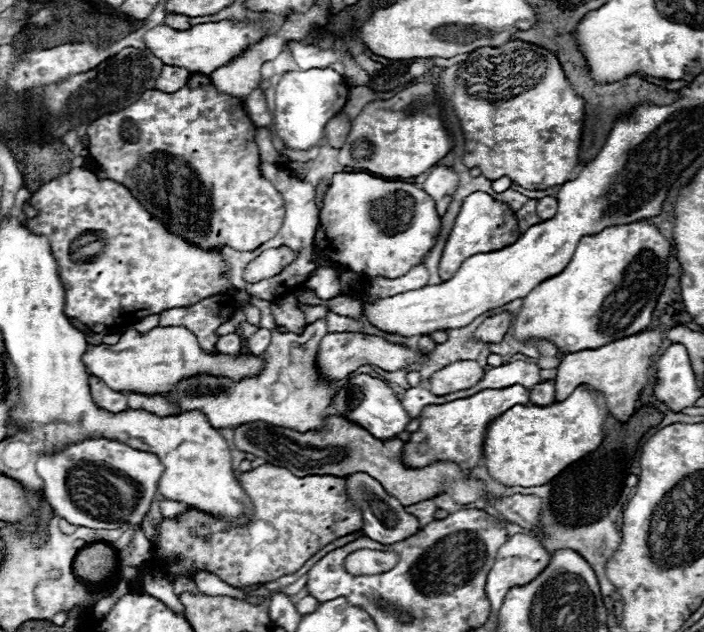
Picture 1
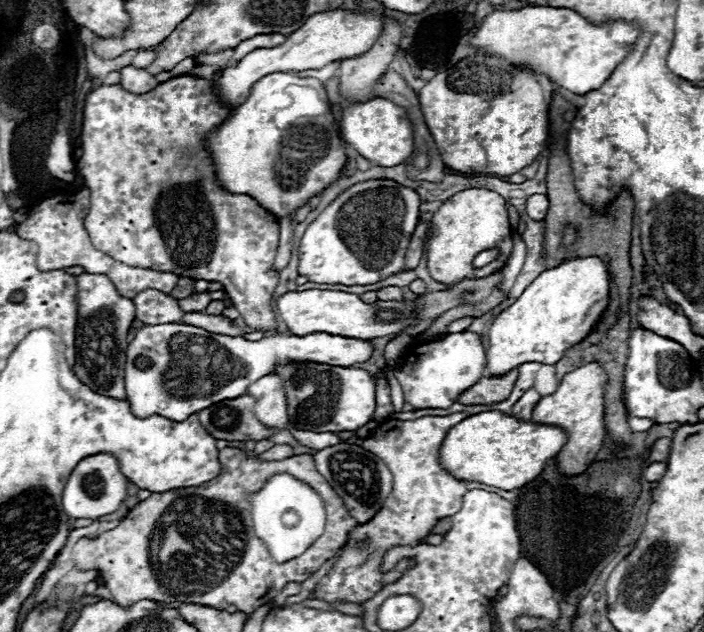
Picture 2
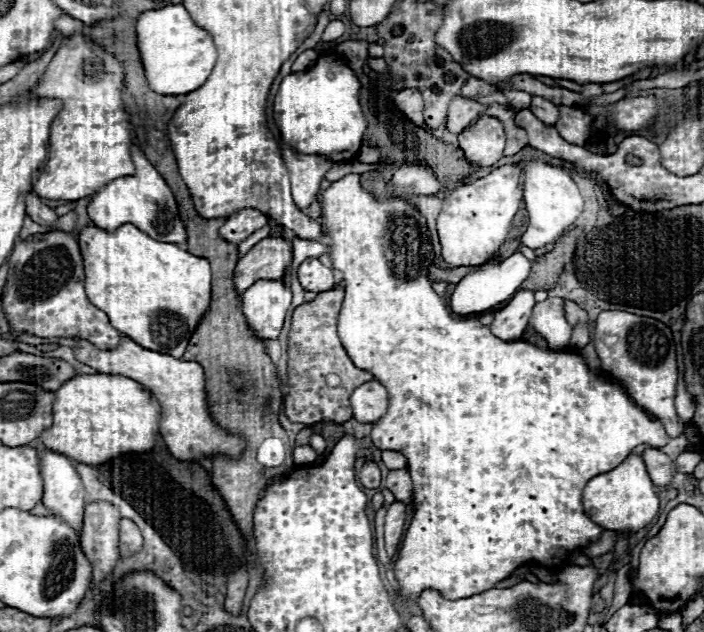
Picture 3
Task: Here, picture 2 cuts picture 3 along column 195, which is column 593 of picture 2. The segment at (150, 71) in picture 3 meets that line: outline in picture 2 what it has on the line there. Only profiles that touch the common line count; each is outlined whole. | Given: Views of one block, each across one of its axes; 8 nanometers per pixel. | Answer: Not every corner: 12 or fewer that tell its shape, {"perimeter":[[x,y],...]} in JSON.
{"perimeter":[[570,8],[494,10],[472,46],[582,96],[640,28]]}

